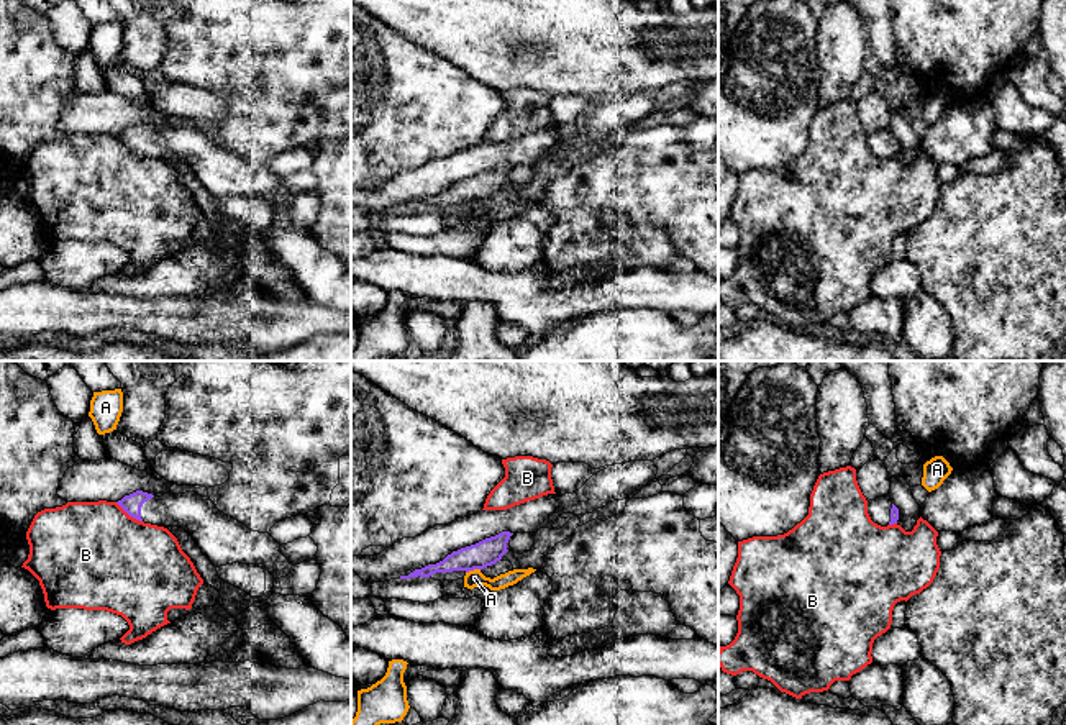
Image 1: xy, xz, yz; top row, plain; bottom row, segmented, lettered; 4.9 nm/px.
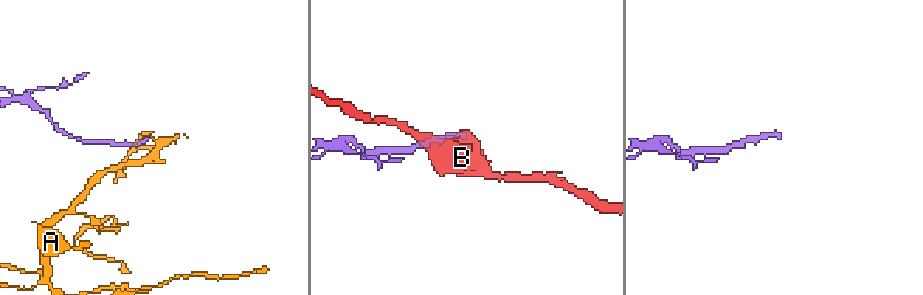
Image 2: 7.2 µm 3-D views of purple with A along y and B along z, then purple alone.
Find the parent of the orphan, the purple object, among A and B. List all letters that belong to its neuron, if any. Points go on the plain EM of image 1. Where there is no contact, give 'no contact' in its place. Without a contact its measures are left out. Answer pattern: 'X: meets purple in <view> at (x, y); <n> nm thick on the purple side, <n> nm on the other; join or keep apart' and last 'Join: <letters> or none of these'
A: meets purple in xz at (473, 202); 130 nm thick on the purple side, 80 nm on the other; keep apart
B: meets purple in xy at (128, 146); 100 nm thick on the purple side, 500 nm on the other; keep apart
Join: none of these

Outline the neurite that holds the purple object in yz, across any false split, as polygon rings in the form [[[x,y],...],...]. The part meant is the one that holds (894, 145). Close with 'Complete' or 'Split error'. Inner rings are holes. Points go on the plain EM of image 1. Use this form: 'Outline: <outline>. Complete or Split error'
Outline: [[[877,130],[868,135],[868,146],[871,153],[881,159],[894,157],[899,153],[899,141],[891,130]]]. Split error

